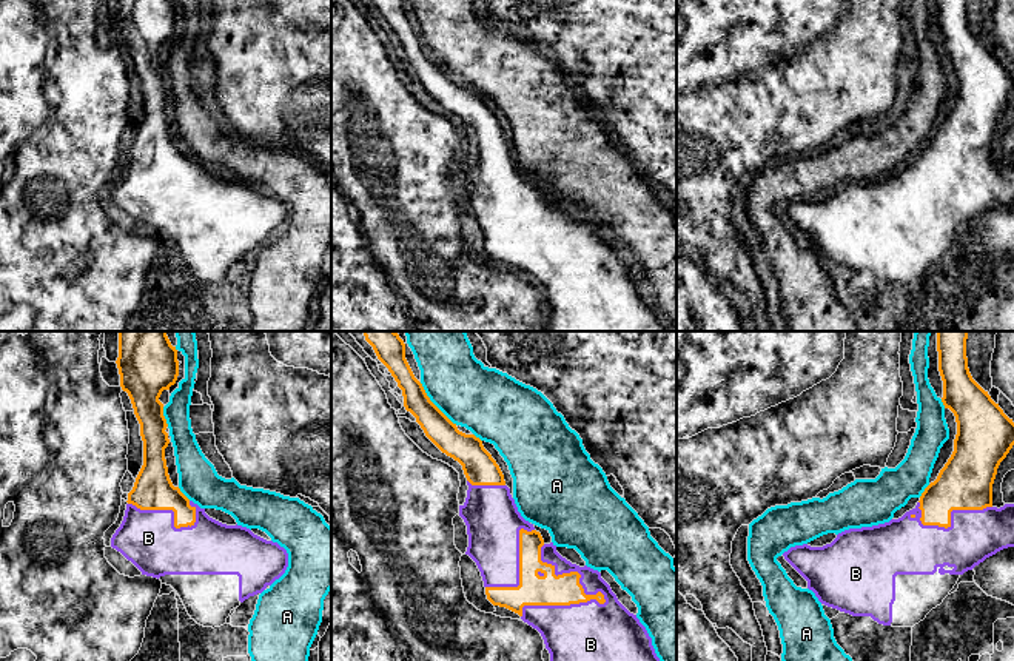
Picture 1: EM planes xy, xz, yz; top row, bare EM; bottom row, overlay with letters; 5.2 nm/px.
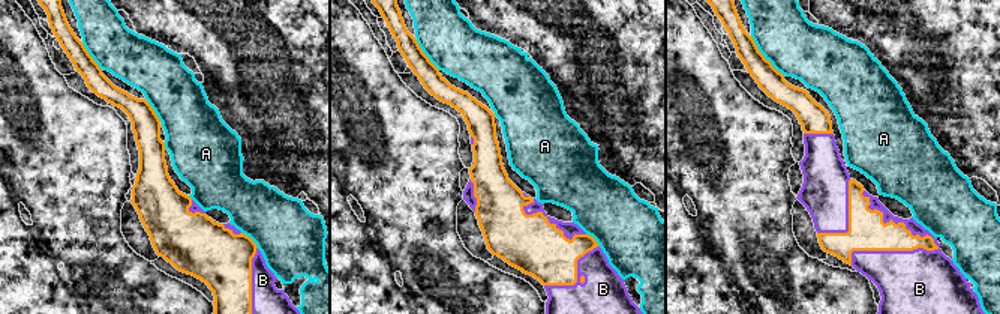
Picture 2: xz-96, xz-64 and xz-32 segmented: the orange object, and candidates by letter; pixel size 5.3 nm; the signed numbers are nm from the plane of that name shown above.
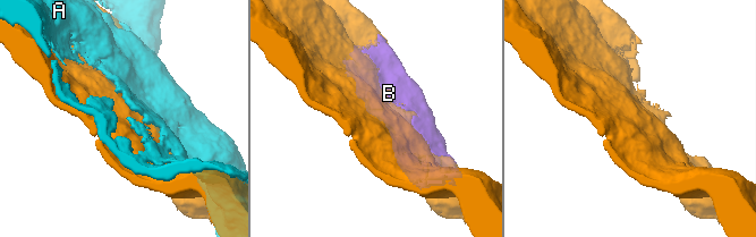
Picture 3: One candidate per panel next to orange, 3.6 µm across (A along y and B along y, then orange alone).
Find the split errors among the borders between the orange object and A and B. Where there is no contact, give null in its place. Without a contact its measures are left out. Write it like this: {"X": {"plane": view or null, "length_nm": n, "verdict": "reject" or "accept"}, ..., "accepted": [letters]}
{"A": {"plane": "xz", "length_nm": 300, "verdict": "reject"}, "B": {"plane": "xz", "length_nm": 460, "verdict": "accept"}, "accepted": ["B"]}

